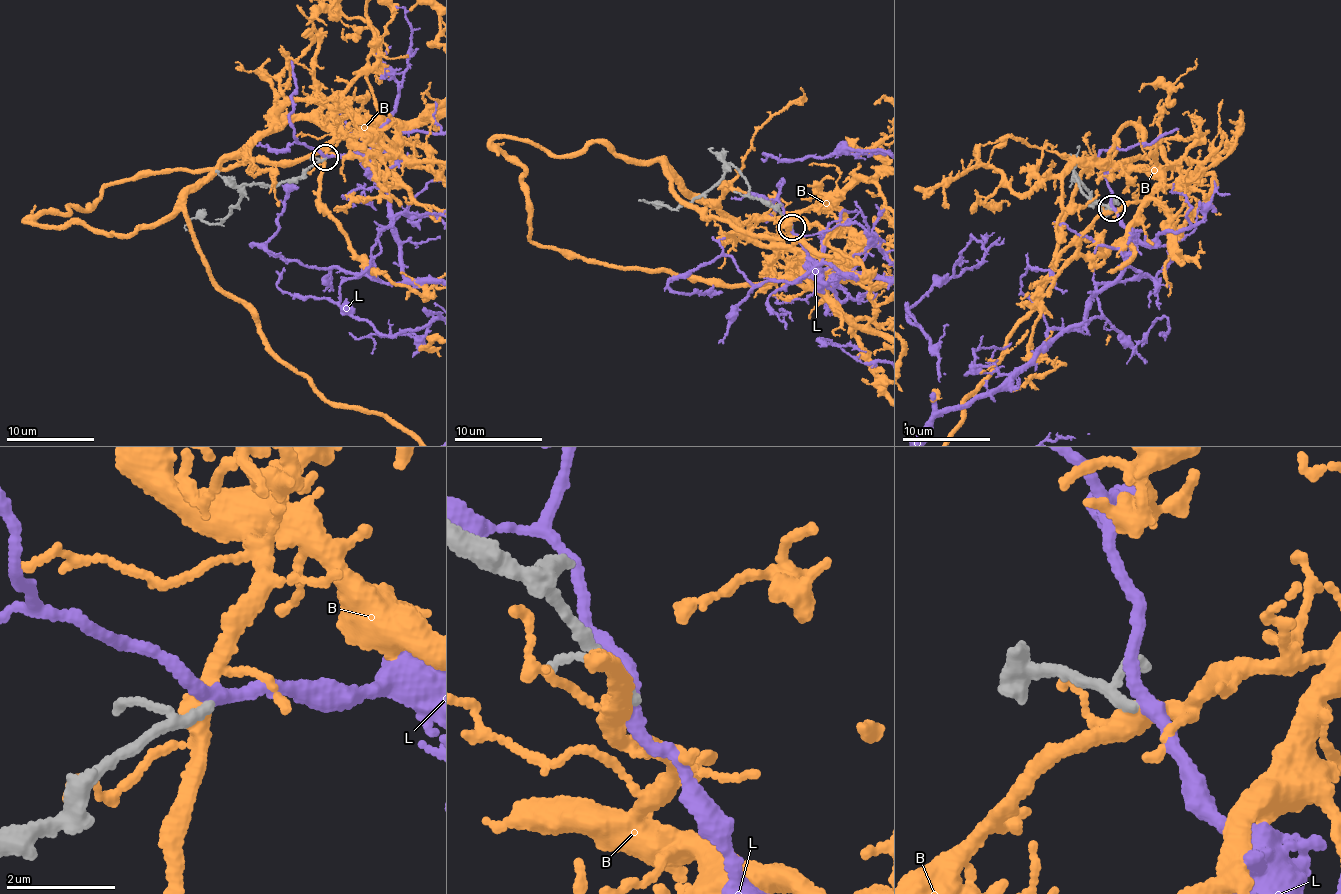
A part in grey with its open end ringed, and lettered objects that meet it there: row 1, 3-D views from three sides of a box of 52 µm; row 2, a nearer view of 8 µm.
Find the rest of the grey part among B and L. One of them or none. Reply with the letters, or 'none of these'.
none of these

